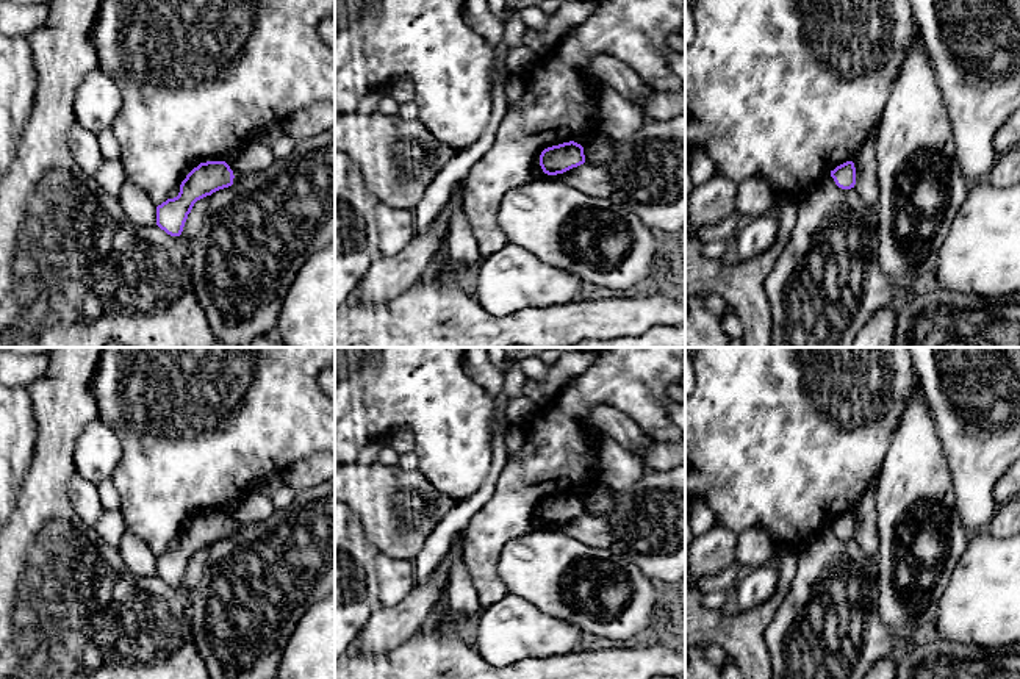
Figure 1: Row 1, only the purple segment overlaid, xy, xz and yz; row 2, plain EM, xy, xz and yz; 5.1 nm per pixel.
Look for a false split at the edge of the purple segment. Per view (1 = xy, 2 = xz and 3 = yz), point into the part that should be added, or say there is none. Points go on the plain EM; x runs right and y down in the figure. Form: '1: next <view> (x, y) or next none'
1: next none
2: next none
3: next none

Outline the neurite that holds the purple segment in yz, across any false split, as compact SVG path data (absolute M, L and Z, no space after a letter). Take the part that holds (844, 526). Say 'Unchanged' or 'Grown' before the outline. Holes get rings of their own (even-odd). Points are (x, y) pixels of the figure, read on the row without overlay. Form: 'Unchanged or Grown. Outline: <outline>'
Unchanged. Outline: M846 512L831 521L831 527L842 540L851 540L856 535L856 518L853 512Z

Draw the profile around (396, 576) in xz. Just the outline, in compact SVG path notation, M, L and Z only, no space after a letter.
M377 552L374 559L382 607L399 604L415 585L416 563L408 559L393 559Z

